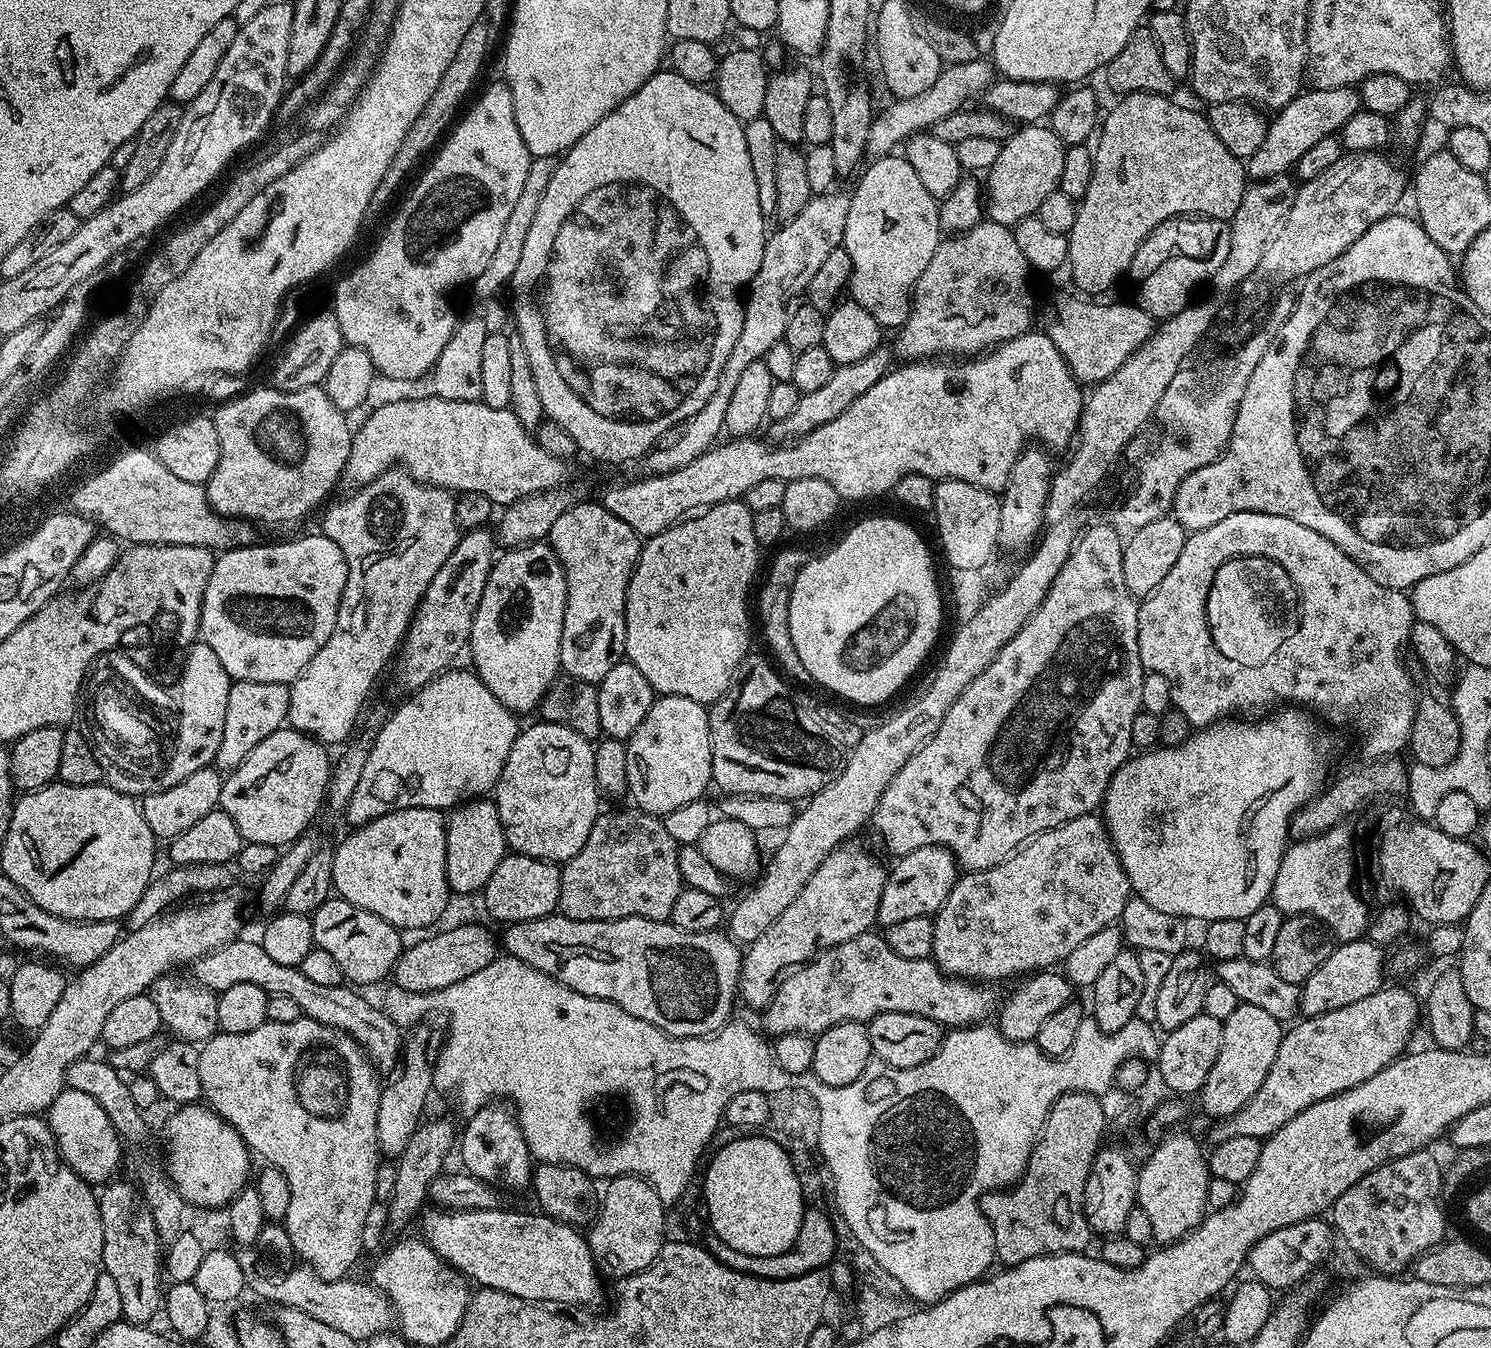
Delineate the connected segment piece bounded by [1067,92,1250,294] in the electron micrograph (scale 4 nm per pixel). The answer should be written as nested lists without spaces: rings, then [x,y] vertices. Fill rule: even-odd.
[[[1135,92],[1129,96],[1121,96],[1115,102],[1117,104],[1109,112],[1107,109],[1106,115],[1099,125],[1098,139],[1094,144],[1094,174],[1090,178],[1090,190],[1086,190],[1086,194],[1078,201],[1074,226],[1067,235],[1067,267],[1072,268],[1072,280],[1081,288],[1079,291],[1084,294],[1110,291],[1115,286],[1116,279],[1127,273],[1134,254],[1140,249],[1145,238],[1162,222],[1173,220],[1176,216],[1209,216],[1211,220],[1231,221],[1234,210],[1238,210],[1238,205],[1242,203],[1242,194],[1250,183],[1249,177],[1246,175],[1245,161],[1239,156],[1230,154],[1230,150],[1226,150],[1226,146],[1222,146],[1218,134],[1214,134],[1207,115],[1203,111],[1195,112],[1192,108],[1183,108],[1182,105],[1175,104],[1172,98],[1159,96],[1153,92]]]

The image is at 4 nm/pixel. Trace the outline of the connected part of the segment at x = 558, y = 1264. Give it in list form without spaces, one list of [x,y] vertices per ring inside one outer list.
[[[504,1208],[470,1210],[469,1212],[431,1211],[423,1213],[425,1216],[422,1236],[429,1249],[435,1255],[437,1252],[446,1263],[453,1264],[461,1272],[457,1272],[461,1277],[469,1281],[477,1280],[480,1288],[502,1290],[518,1298],[551,1302],[556,1306],[596,1304],[604,1296],[603,1290],[600,1289],[602,1276],[588,1248],[585,1233],[571,1224],[545,1214],[535,1216],[532,1212],[508,1212],[509,1210]]]

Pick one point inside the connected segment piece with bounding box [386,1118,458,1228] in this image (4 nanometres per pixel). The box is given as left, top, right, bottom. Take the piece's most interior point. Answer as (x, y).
(425, 1154)

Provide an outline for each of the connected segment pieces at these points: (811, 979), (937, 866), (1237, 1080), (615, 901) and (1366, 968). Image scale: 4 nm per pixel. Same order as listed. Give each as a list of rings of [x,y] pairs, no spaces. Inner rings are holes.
[[[869,930],[838,946],[827,948],[811,962],[789,971],[779,981],[771,1004],[762,1012],[764,1024],[772,1031],[773,1037],[785,1036],[791,1032],[819,1034],[830,1026],[842,1023],[843,1020],[867,1022],[883,1012],[918,1014],[922,1018],[930,1018],[934,1023],[951,1030],[987,1021],[988,1015],[992,1011],[992,1015],[997,1011],[996,992],[992,989],[995,987],[984,982],[948,976],[931,958],[926,960],[901,958],[898,954],[894,954],[894,950],[890,950],[887,939],[883,935],[875,936],[874,933],[875,931]]]
[[[936,844],[934,846],[919,847],[918,850],[899,857],[896,864],[889,871],[887,884],[883,887],[882,898],[879,899],[877,923],[884,928],[902,922],[904,919],[935,915],[945,904],[950,890],[953,889],[960,877],[960,870],[953,853],[948,848],[938,847]]]
[[[1241,1003],[1238,1010],[1234,1010],[1234,1014],[1222,1023],[1222,1050],[1218,1050],[1218,1058],[1198,1093],[1205,1114],[1211,1118],[1234,1115],[1246,1106],[1246,1102],[1250,1102],[1250,1098],[1254,1098],[1254,1094],[1258,1094],[1258,1086],[1266,1082],[1266,1074],[1270,1074],[1270,1066],[1274,1066],[1274,1054],[1278,1054],[1282,1035],[1281,1021],[1266,1014],[1266,1010],[1259,1006]]]
[[[631,810],[632,812],[608,812],[597,816],[594,826],[590,830],[590,835],[586,838],[586,846],[582,846],[582,850],[578,850],[578,854],[574,854],[574,858],[563,861],[560,868],[560,906],[559,915],[570,918],[571,920],[617,920],[618,918],[630,918],[637,916],[638,918],[646,918],[647,920],[663,920],[667,921],[672,915],[674,906],[680,897],[680,889],[682,881],[680,878],[680,870],[678,868],[678,854],[680,848],[674,842],[674,838],[670,838],[669,832],[666,830],[663,819],[659,816],[651,816],[648,812],[639,810]]]
[[[1367,938],[1345,940],[1337,943],[1325,961],[1306,978],[1300,990],[1300,1012],[1305,1017],[1321,1016],[1338,1006],[1350,1006],[1361,998],[1379,992],[1384,980],[1385,949],[1372,944]],[[1384,980],[1384,981],[1383,981]]]

